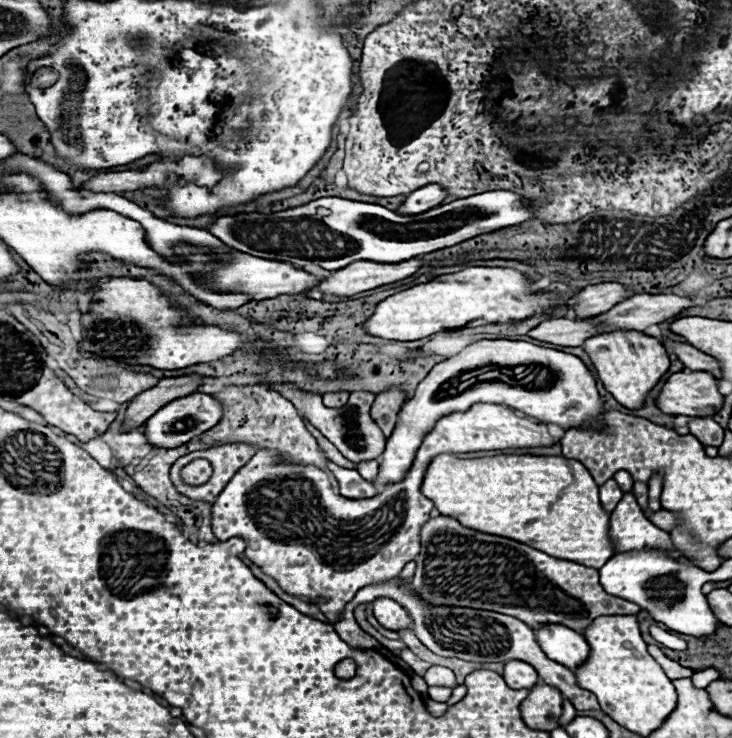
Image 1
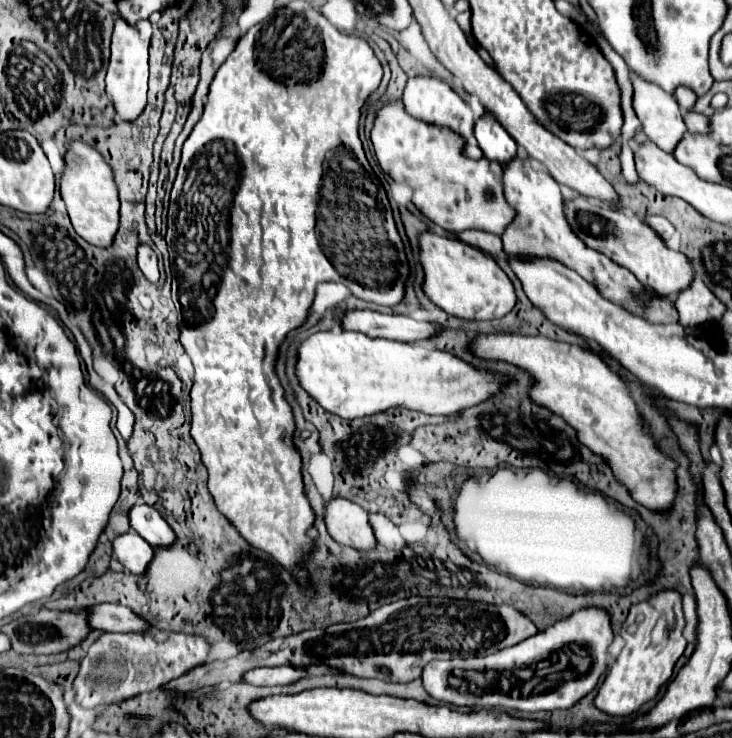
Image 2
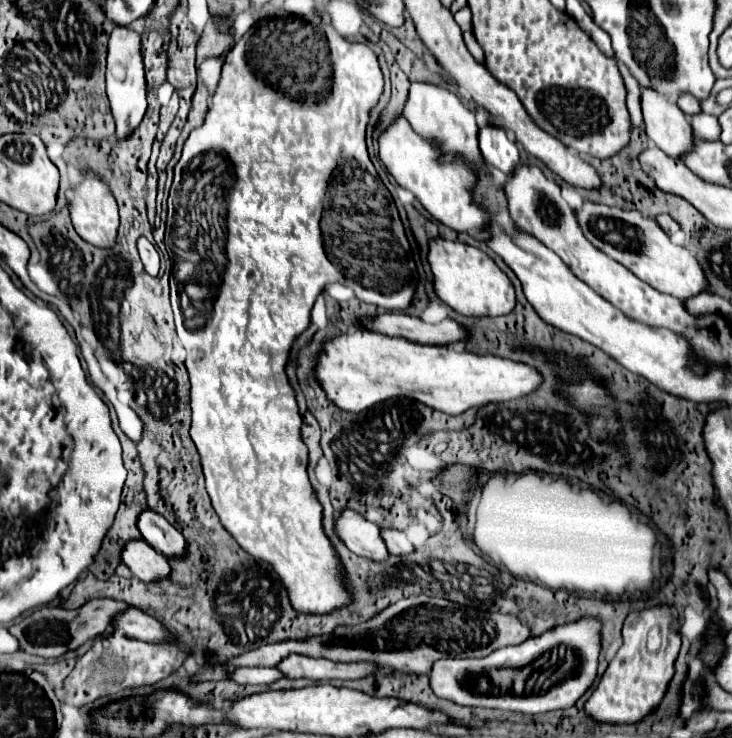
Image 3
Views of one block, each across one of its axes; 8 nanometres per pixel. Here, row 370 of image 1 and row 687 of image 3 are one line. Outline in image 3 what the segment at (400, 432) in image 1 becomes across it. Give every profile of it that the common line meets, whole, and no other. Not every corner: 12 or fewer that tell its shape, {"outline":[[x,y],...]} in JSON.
{"outline":[[602,622],[438,660],[460,706],[566,710],[594,684]]}

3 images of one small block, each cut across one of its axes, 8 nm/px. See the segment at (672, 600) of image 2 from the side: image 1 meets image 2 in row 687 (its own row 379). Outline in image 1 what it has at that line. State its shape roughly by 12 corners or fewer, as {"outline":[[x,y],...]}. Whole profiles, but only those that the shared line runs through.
{"outline":[[634,330],[584,350],[604,388],[638,410],[670,366],[660,340]]}

